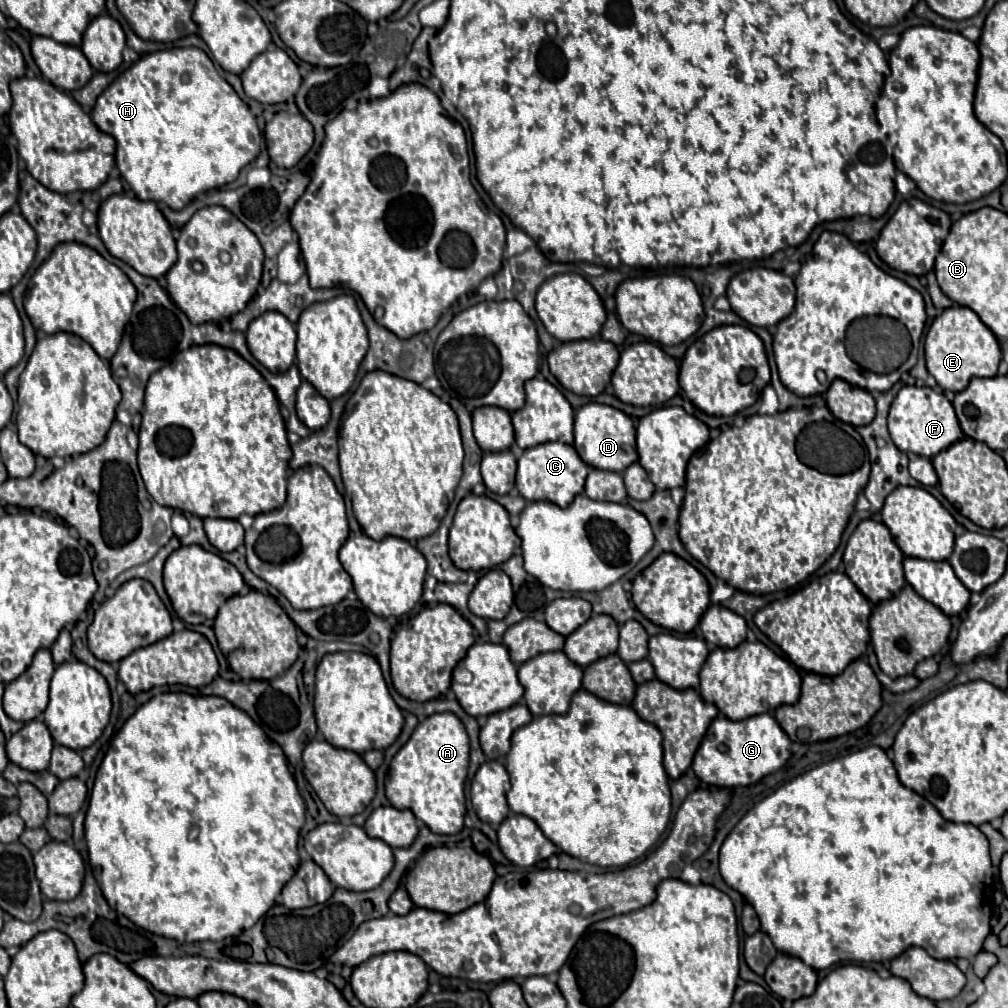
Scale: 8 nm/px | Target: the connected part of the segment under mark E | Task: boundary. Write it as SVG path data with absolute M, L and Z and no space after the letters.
M964 306L946 308L932 322L924 340L924 350L926 350L928 372L936 378L942 390L952 390L952 392L962 392L974 376L994 378L998 374L998 364L1002 354L1000 344L992 334L992 330L984 326L982 320L970 308Z

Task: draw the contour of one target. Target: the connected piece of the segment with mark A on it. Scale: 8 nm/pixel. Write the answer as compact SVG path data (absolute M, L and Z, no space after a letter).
M442 712L424 718L390 762L386 780L390 804L396 810L410 810L434 834L458 834L464 828L466 814L464 782L468 774L468 752L468 734L458 716Z

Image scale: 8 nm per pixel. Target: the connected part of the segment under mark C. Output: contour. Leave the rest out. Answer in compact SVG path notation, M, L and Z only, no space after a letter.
M546 442L524 450L524 454L518 458L516 488L528 502L546 500L560 508L566 508L574 500L574 496L584 492L584 480L588 476L588 470L590 468L580 460L574 446L562 442Z

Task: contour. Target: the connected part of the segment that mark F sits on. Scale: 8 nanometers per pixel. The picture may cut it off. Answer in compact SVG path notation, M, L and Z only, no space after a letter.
M904 386L890 406L888 428L898 450L926 458L934 458L938 452L964 438L958 418L954 414L954 406L942 392L936 392L932 388Z

